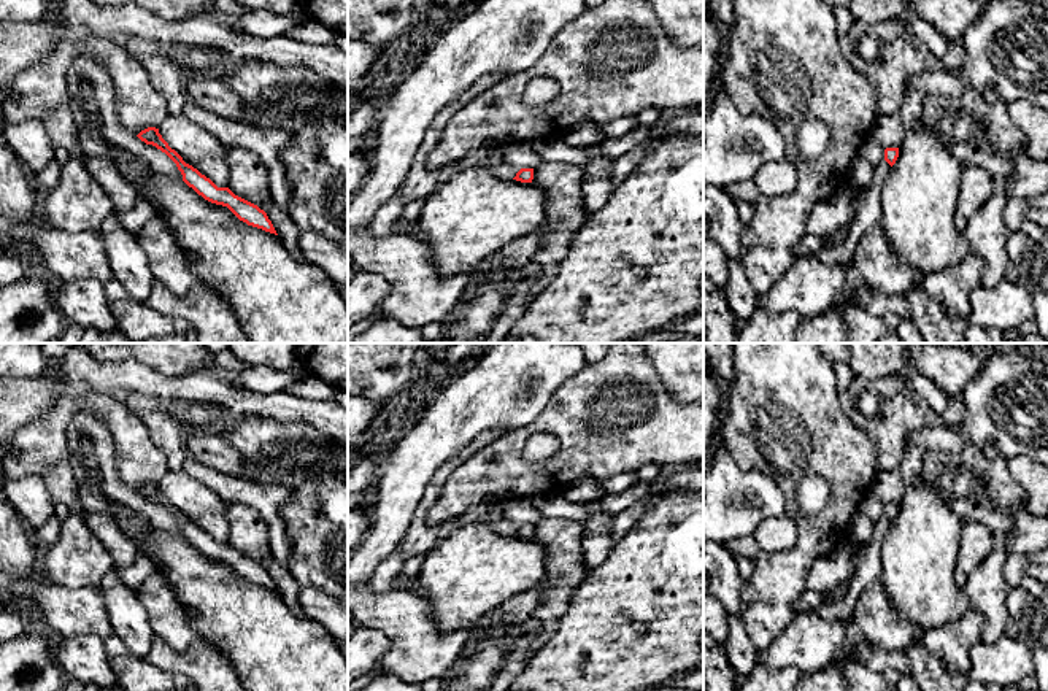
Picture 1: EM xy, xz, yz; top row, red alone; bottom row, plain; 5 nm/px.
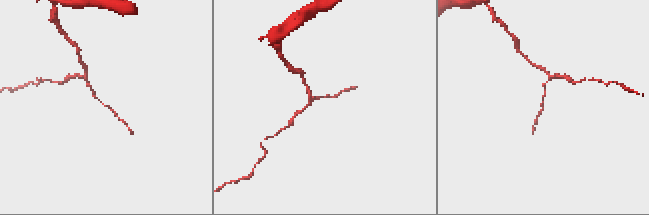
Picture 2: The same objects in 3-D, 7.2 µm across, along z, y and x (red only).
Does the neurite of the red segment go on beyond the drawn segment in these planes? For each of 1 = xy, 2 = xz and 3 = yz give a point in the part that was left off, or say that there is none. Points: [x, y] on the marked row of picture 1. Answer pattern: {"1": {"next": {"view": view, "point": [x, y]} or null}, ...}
{"1": {"next": null}, "2": {"next": null}, "3": {"next": null}}

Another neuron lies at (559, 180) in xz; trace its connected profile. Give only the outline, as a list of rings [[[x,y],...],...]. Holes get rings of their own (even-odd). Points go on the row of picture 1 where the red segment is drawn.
[[[541,162],[534,168],[532,184],[541,187],[549,199],[583,200],[583,168],[562,162]]]

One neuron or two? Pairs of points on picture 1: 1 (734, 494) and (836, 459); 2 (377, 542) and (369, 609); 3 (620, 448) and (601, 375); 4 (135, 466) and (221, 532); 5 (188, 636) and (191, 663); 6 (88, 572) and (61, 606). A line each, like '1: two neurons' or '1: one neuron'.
1: two neurons
2: two neurons
3: one neuron
4: two neurons
5: two neurons
6: two neurons

